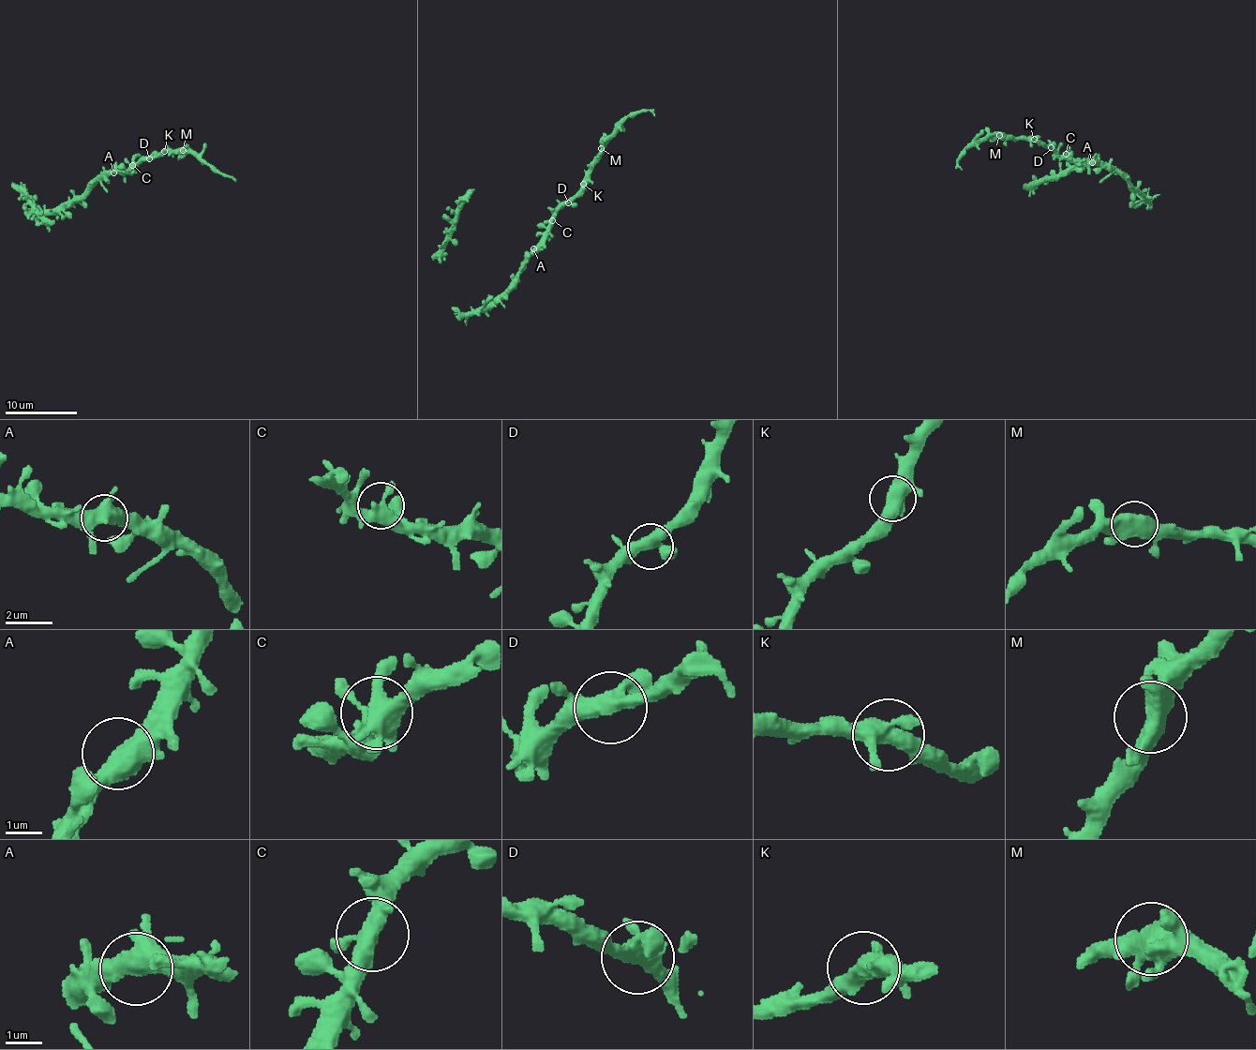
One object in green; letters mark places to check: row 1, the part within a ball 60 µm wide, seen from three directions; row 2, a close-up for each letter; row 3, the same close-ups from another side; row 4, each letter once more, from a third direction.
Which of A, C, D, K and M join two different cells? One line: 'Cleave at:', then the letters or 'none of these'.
Cleave at: none of these

